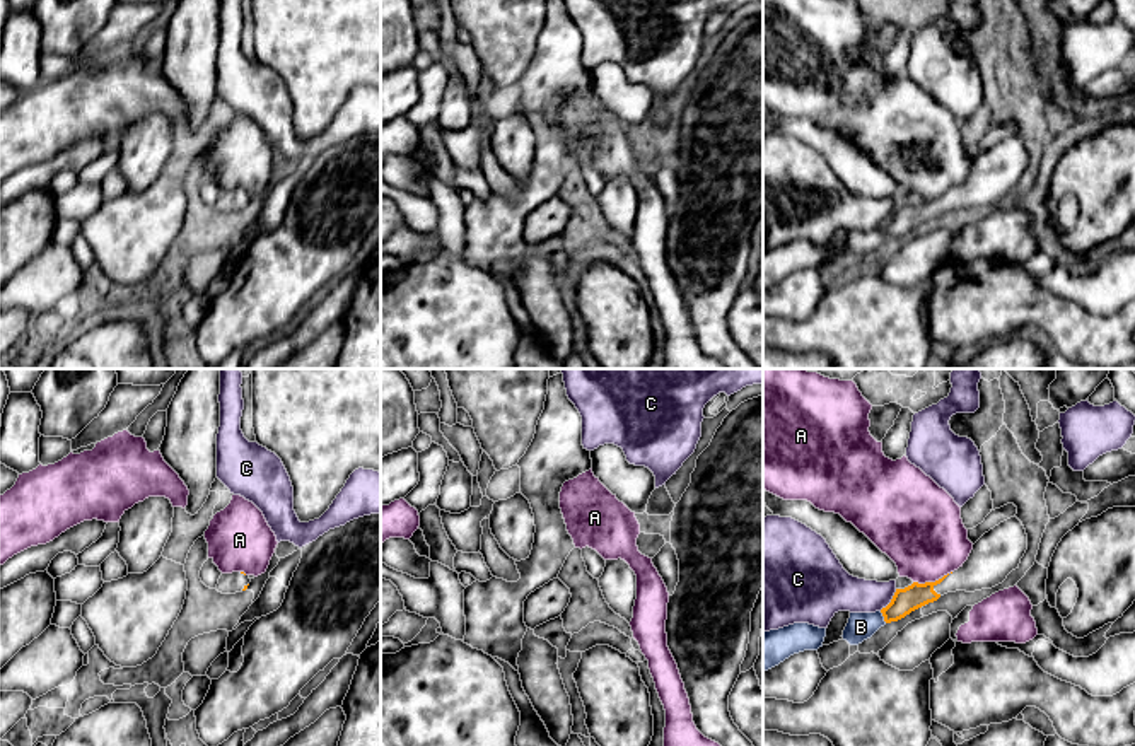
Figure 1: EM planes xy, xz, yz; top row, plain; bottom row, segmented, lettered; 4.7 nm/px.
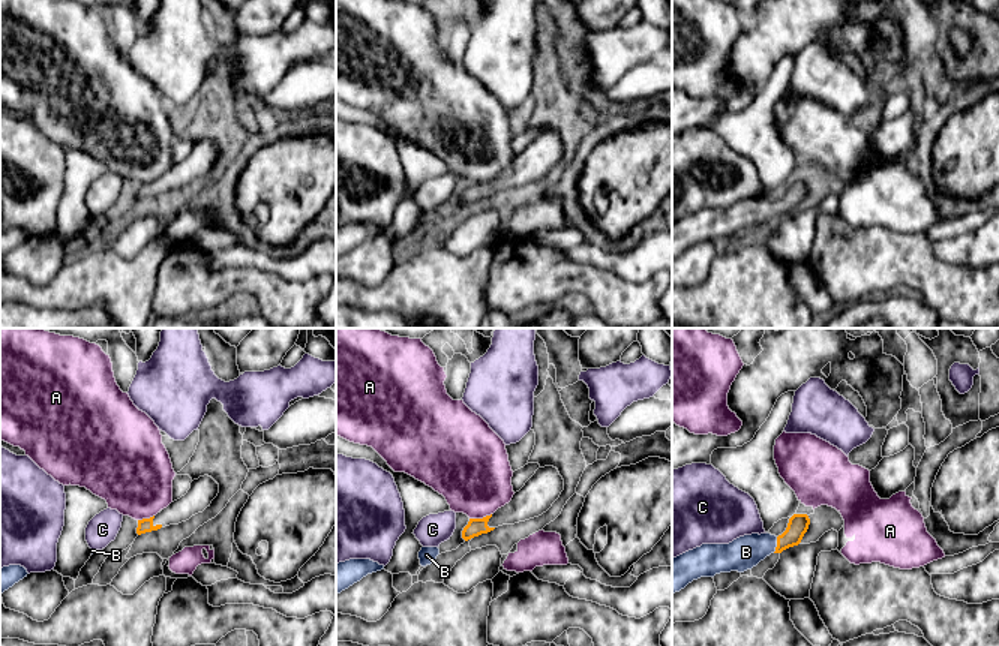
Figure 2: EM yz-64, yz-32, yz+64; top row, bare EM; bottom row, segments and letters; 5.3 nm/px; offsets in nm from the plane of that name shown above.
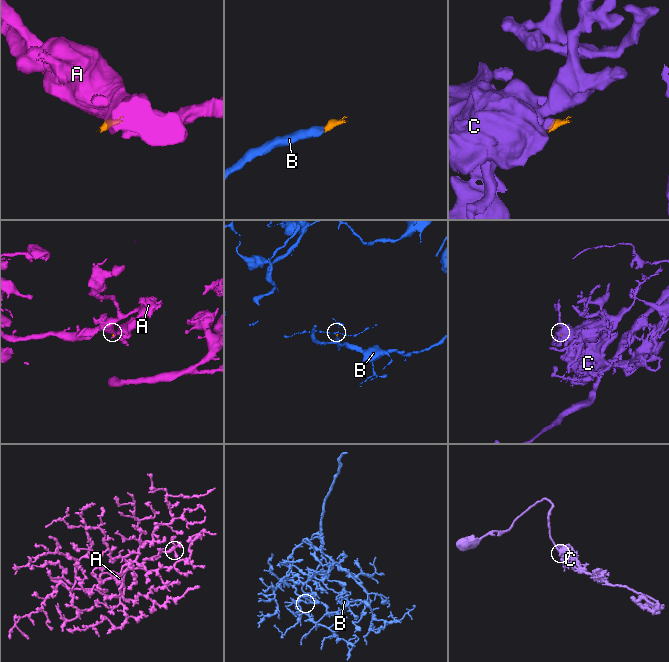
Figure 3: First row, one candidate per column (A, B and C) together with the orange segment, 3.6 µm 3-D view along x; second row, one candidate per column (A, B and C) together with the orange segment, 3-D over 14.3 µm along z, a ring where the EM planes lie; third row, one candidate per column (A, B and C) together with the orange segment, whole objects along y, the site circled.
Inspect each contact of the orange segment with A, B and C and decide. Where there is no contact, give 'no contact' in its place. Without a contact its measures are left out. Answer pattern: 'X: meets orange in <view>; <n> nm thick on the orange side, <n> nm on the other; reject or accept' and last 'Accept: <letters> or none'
A: meets orange in yz; 120 nm thick on the orange side, 400 nm on the other; reject
B: meets orange in yz; 120 nm thick on the orange side, 130 nm on the other; accept
C: meets orange in yz; 120 nm thick on the orange side, 190 nm on the other; reject
Accept: B

